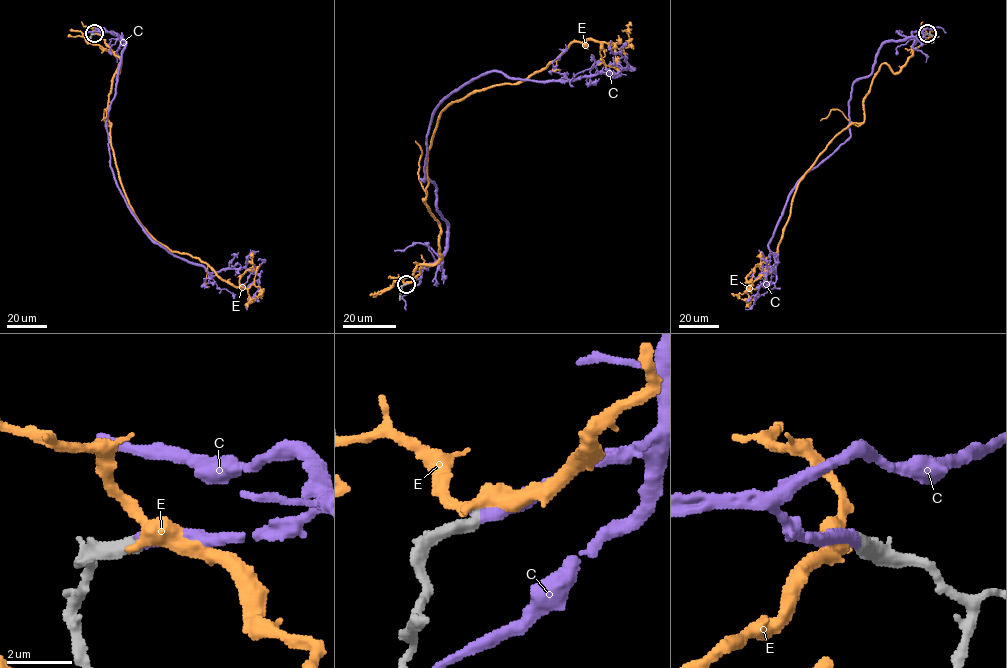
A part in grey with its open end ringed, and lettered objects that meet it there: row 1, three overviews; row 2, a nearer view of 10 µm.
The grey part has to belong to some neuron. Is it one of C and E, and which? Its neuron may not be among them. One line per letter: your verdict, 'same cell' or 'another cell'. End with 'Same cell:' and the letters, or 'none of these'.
C: same cell
E: another cell
Same cell: C

